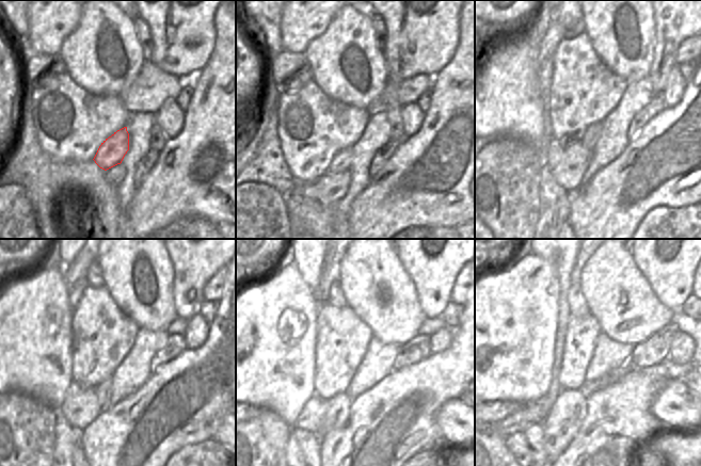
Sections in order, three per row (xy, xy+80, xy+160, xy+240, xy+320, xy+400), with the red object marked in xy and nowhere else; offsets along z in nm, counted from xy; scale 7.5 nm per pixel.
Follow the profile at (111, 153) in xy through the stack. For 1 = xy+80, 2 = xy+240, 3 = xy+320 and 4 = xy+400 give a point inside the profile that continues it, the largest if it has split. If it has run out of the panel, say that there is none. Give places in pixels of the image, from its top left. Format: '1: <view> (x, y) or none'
1: xy+80 (340, 162)
2: xy+240 (104, 391)
3: xy+320 (336, 416)
4: xy+400 (563, 420)

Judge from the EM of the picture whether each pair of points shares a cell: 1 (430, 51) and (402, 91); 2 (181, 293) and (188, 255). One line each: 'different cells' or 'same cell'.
1: different cells
2: same cell

